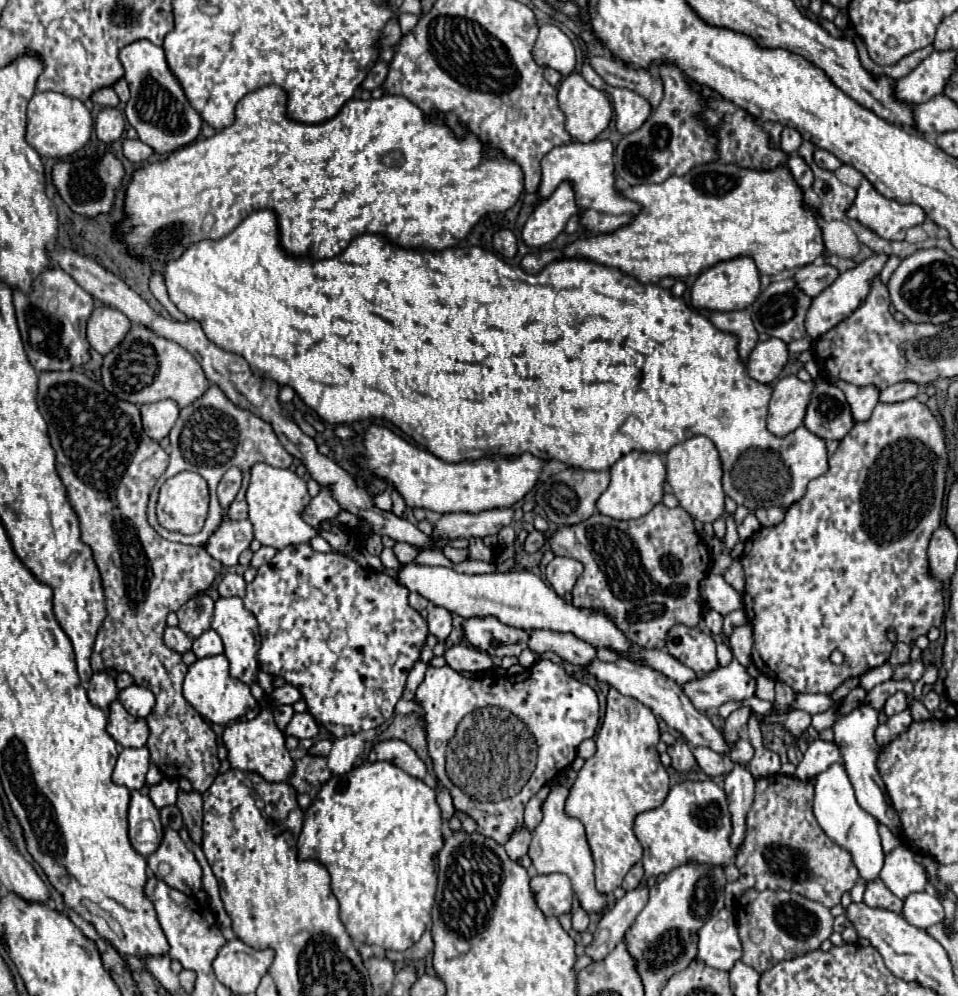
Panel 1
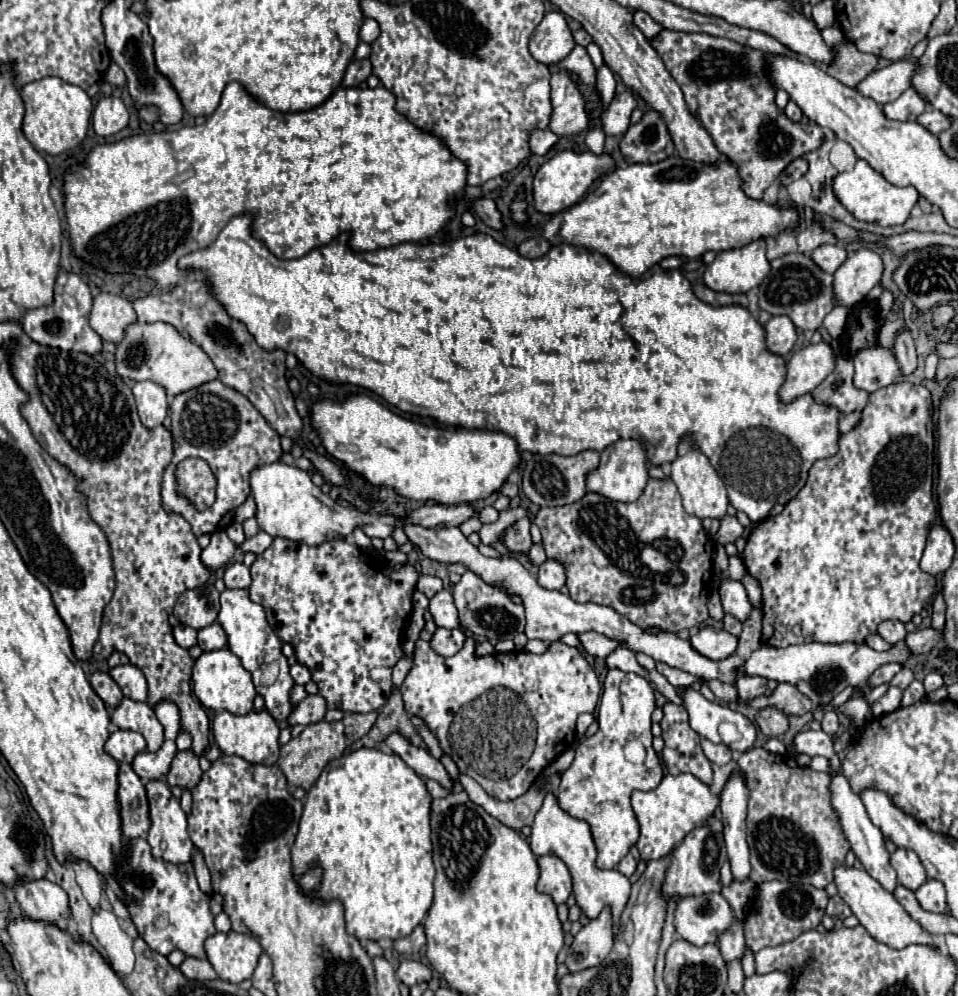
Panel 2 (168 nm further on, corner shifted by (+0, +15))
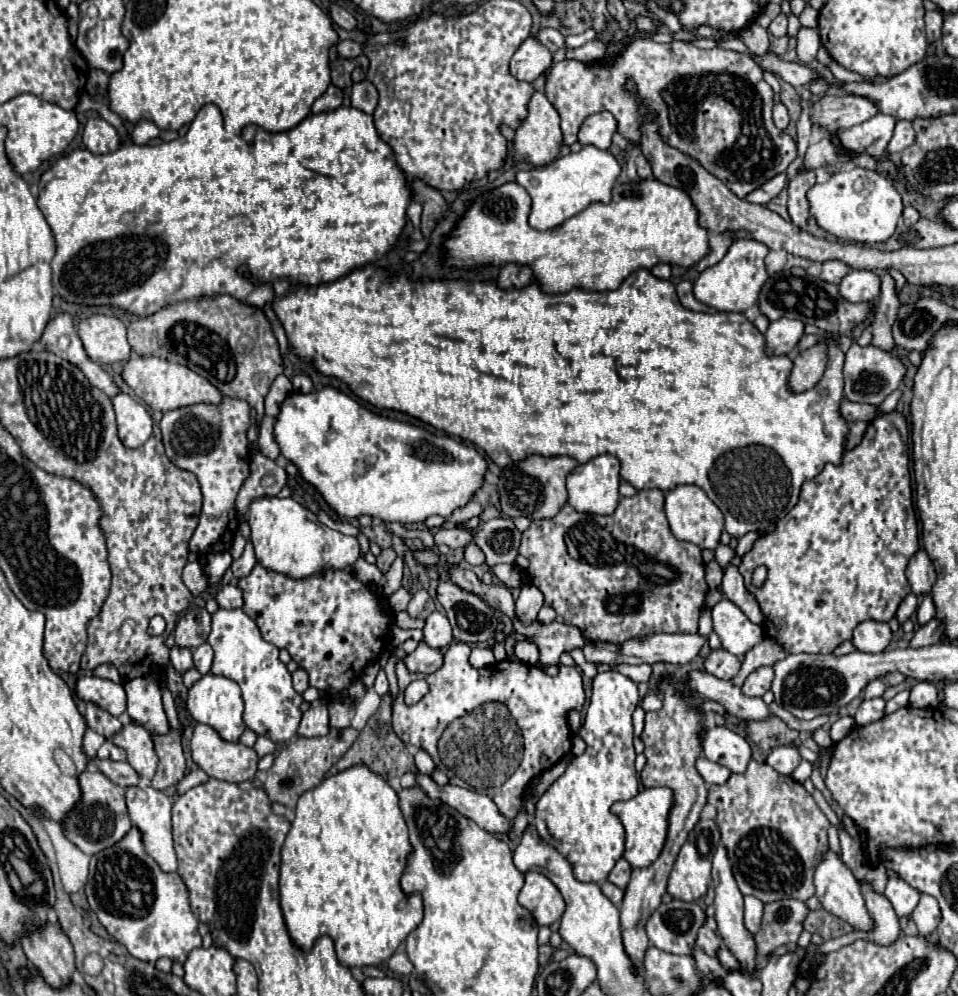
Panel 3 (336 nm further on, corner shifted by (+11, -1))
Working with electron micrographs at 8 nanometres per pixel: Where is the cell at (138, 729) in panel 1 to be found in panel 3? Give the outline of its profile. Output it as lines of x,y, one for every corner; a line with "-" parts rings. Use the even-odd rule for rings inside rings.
132,722
124,724
122,732
112,738
112,742
128,752
128,764
138,772
140,778
152,780
158,766
158,756
154,752
154,744
150,732
142,726
134,726

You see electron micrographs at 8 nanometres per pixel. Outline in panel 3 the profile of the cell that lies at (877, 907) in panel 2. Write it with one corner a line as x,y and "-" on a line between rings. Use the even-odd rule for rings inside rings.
830,848
822,854
820,864
816,866
814,886
816,886
816,898
822,902
824,910
828,910
834,916
846,920
856,930
868,930
868,928
872,928
872,920
868,916
868,910
866,910
866,904
864,904
858,880
854,878
854,874
850,872
850,868
842,862
842,858
836,852
832,852

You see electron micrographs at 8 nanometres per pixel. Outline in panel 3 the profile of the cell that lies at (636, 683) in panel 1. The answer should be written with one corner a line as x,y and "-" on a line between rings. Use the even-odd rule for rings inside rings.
726,726
706,728
702,734
702,746
704,744
704,754
708,760
722,764
736,774
742,774
752,760
752,748
748,740

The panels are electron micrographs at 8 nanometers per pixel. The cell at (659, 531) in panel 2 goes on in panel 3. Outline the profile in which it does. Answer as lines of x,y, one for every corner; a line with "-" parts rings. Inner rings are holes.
638,490
630,498
620,496
610,516
580,514
566,504
554,518
534,520
530,528
522,532
518,554
530,560
528,578
544,594
544,604
556,610
556,622
576,626
590,642
622,644
658,632
698,632
700,610
708,592
702,550
696,544
674,538
664,514
662,490

